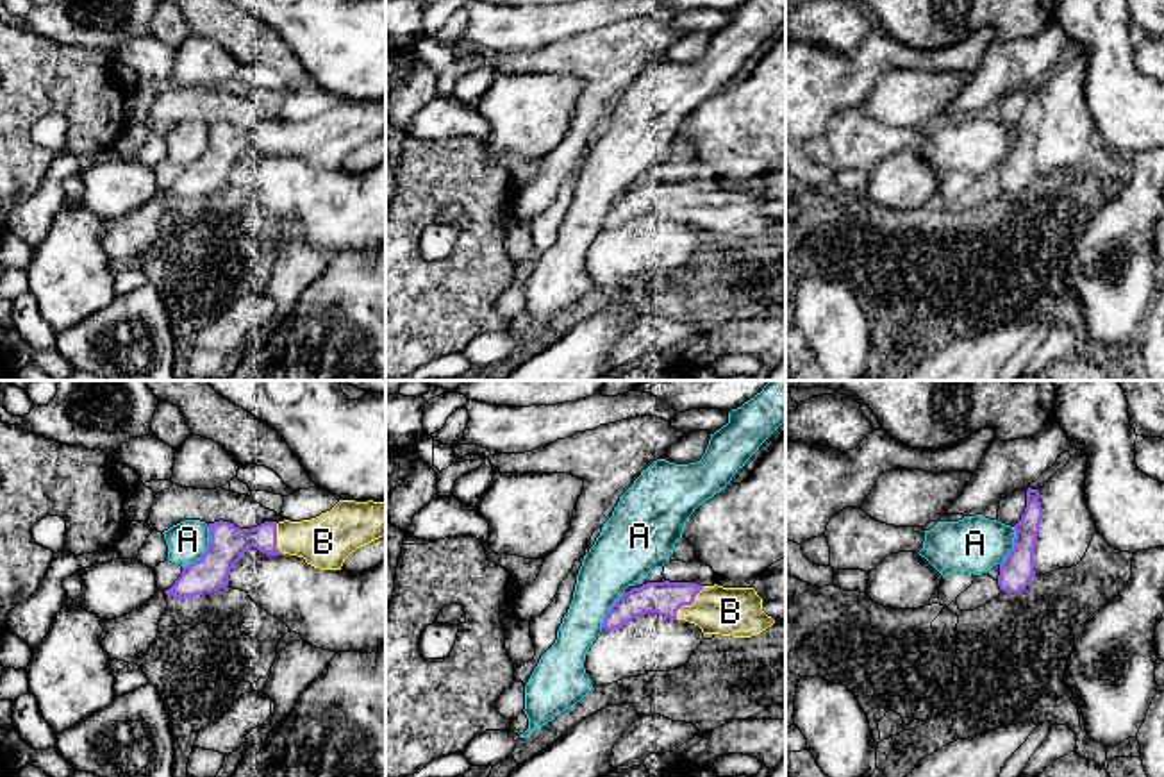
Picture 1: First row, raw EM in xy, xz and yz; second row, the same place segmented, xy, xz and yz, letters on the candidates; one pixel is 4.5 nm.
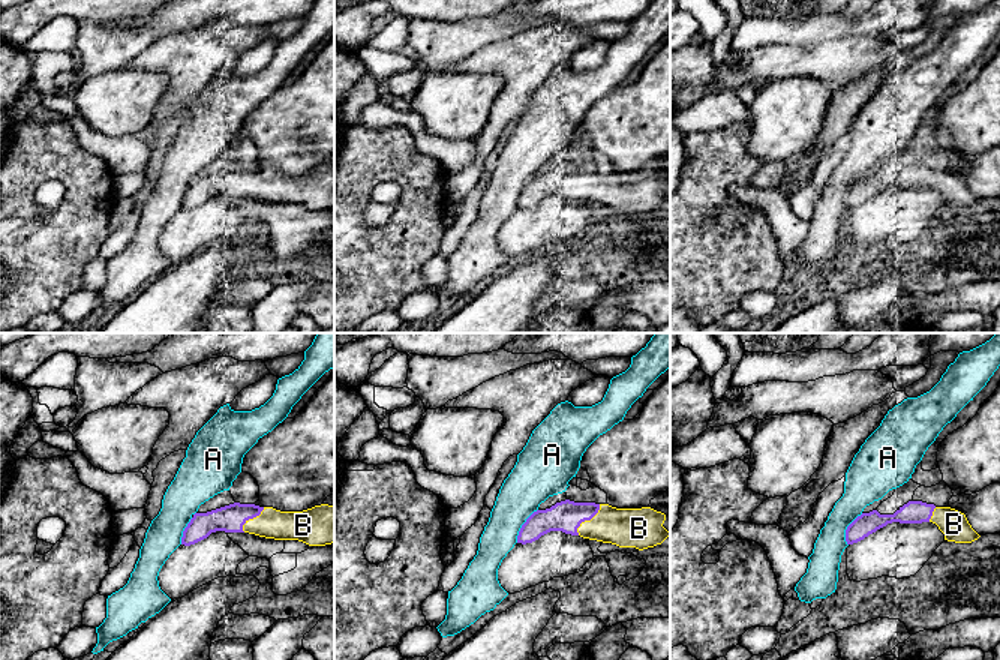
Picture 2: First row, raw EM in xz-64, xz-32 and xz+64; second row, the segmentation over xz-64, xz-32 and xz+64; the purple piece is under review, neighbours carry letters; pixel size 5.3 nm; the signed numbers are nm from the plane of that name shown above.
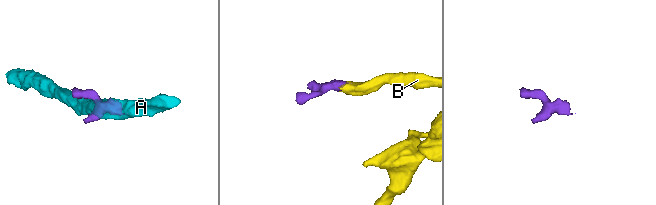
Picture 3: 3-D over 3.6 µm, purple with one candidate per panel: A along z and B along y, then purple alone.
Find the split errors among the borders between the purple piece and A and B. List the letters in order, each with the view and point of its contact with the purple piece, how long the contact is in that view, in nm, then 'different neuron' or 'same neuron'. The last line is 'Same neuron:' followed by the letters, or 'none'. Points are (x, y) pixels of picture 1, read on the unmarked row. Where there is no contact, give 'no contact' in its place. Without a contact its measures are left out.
A: xy (206, 150) | 240 nm | different neuron
B: xz (688, 204) | 200 nm | same neuron
Same neuron: B

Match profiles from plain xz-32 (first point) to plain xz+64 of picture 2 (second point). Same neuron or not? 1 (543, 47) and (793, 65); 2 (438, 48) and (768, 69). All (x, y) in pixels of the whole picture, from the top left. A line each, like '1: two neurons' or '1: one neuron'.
1: one neuron
2: two neurons

